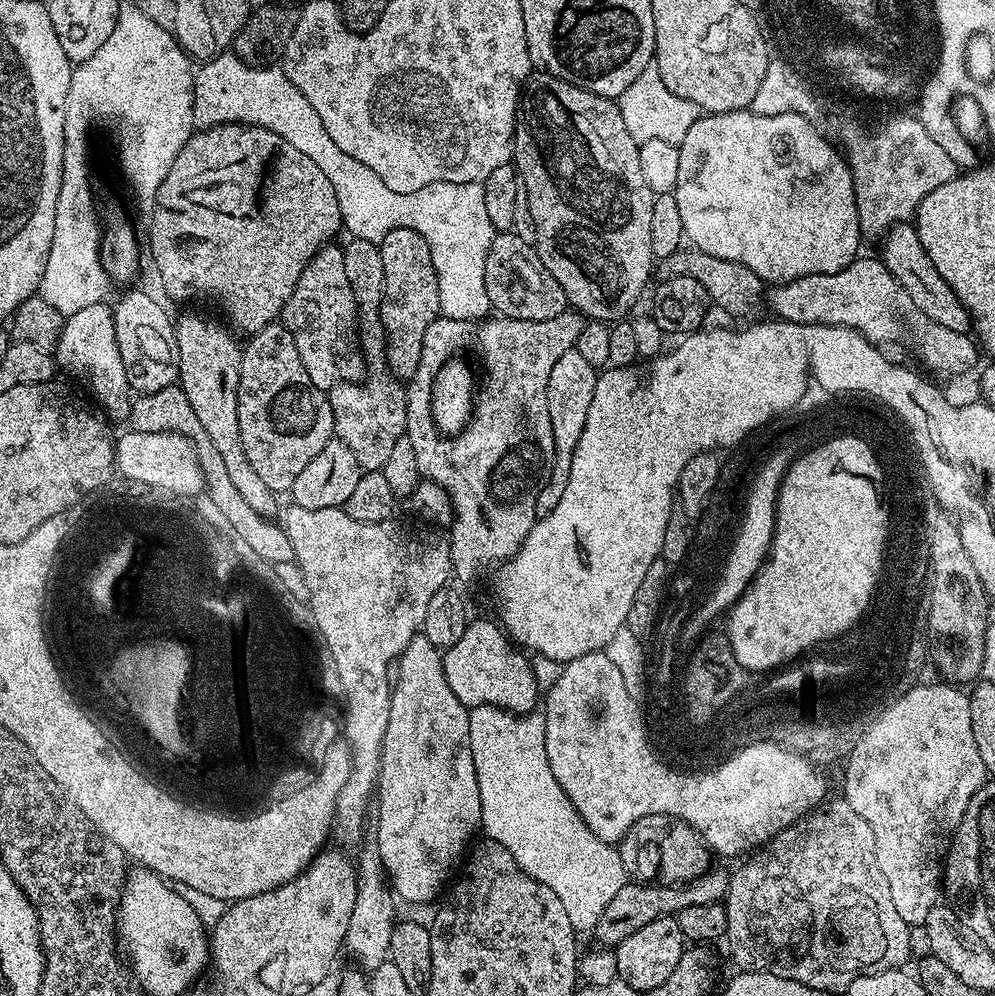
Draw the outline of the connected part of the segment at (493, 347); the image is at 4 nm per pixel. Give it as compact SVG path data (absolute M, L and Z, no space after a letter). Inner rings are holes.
M566 310L562 314L558 314L558 318L546 318L546 322L526 322L525 320L510 320L507 318L485 318L475 324L470 320L455 320L454 318L446 318L443 314L436 317L434 322L430 322L426 326L426 334L422 337L422 358L418 358L418 370L414 370L414 378L407 381L406 384L406 430L405 436L410 438L410 447L414 449L414 458L418 462L418 470L421 477L429 484L436 484L448 496L449 502L452 504L452 522L447 529L446 539L448 542L448 550L452 559L452 571L455 579L460 580L476 580L483 572L491 573L497 566L505 564L508 559L522 546L522 542L526 538L526 534L530 534L530 530L537 522L536 515L536 499L538 498L538 490L542 490L542 486L546 482L546 478L550 478L550 470L554 462L554 432L550 430L550 410L546 402L546 386L550 382L550 370L554 370L554 362L558 362L558 358L562 358L562 354L573 351L576 347L576 339L582 330L582 326L586 322L585 317L581 316L575 310ZM476 332L476 352L480 355L480 364L484 367L484 385L479 385L478 391L474 396L474 407L472 410L472 419L468 421L468 425L464 427L464 431L459 433L458 438L445 438L436 428L436 423L432 417L432 387L434 386L434 378L438 374L438 370L442 370L442 366L447 364L449 360L457 355L456 352L468 339Z

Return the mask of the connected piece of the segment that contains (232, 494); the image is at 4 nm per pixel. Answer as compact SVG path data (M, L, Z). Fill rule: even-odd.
M179 383L166 386L162 390L154 390L137 395L132 401L132 409L128 415L127 423L133 432L146 434L162 434L163 432L177 432L192 443L196 457L200 463L200 470L204 475L204 492L206 497L218 506L220 513L234 526L235 532L247 541L248 545L271 566L293 563L290 538L285 534L283 527L275 519L254 514L254 510L242 498L242 493L233 486L226 471L223 459L218 455L218 450L210 443L202 422L198 422L190 401L180 389ZM276 523L276 524L275 524Z

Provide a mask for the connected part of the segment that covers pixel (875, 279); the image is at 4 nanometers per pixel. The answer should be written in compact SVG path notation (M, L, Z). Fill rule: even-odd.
M863 256L852 260L850 266L834 274L810 274L794 282L775 285L770 292L770 300L772 296L771 315L799 324L829 324L830 326L853 328L854 331L861 332L871 344L877 346L885 346L884 344L892 344L895 340L904 339L916 351L918 359L936 372L945 372L945 377L960 378L971 373L968 371L976 364L977 341L969 333L958 333L945 326L940 326L938 322L931 321L911 301L910 294L895 280L894 274L887 269L880 258L871 260L870 257Z

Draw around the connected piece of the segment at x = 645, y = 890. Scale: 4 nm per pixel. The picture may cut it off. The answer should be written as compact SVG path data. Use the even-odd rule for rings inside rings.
M713 867L711 870L699 876L697 880L691 880L690 883L677 886L675 884L661 884L659 882L626 882L614 898L610 898L610 906L602 910L598 918L594 935L596 935L597 945L615 946L620 944L634 930L642 930L642 926L654 922L654 918L663 916L675 916L686 906L704 906L706 902L721 903L728 894L729 873L722 869Z

